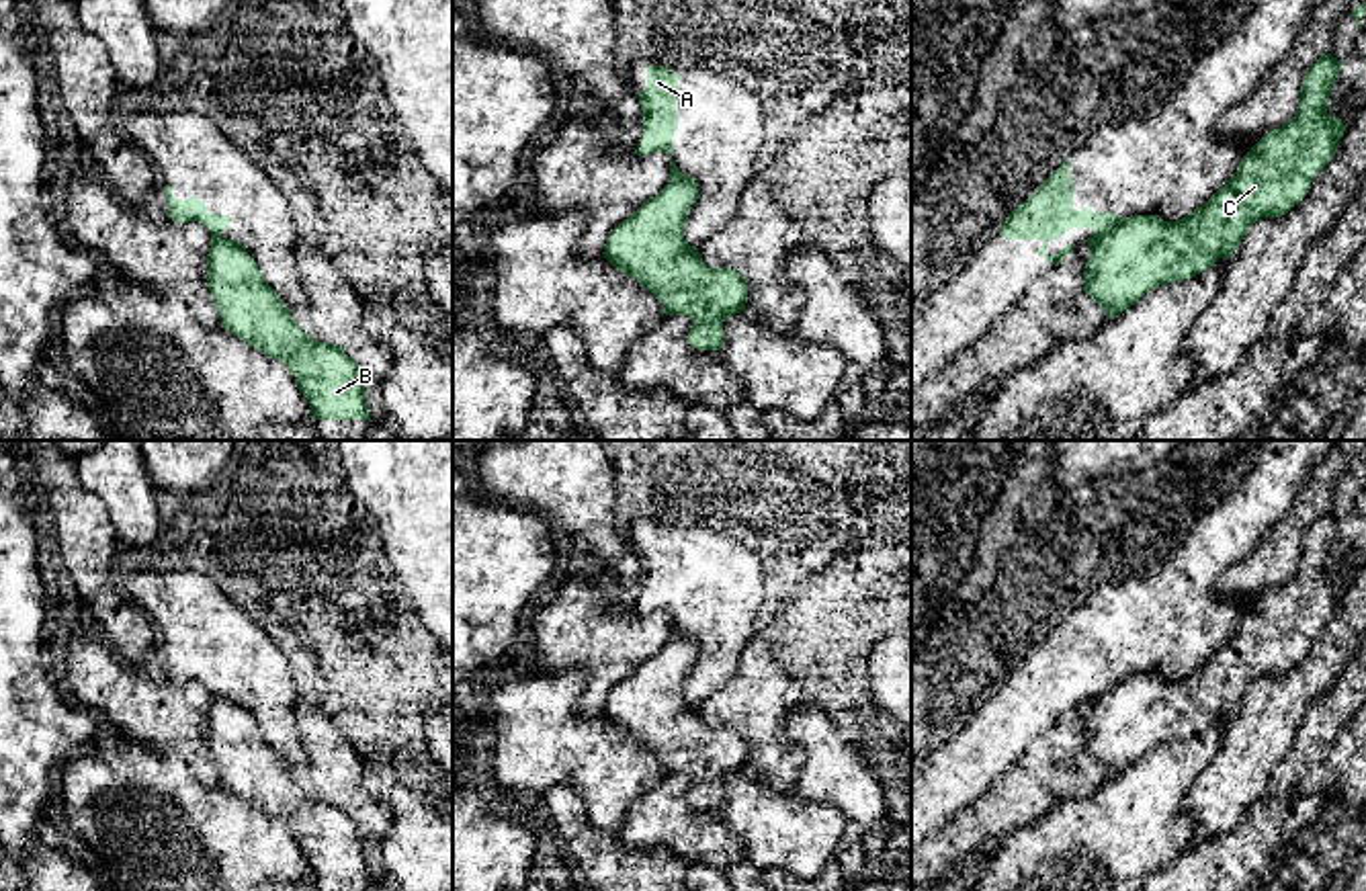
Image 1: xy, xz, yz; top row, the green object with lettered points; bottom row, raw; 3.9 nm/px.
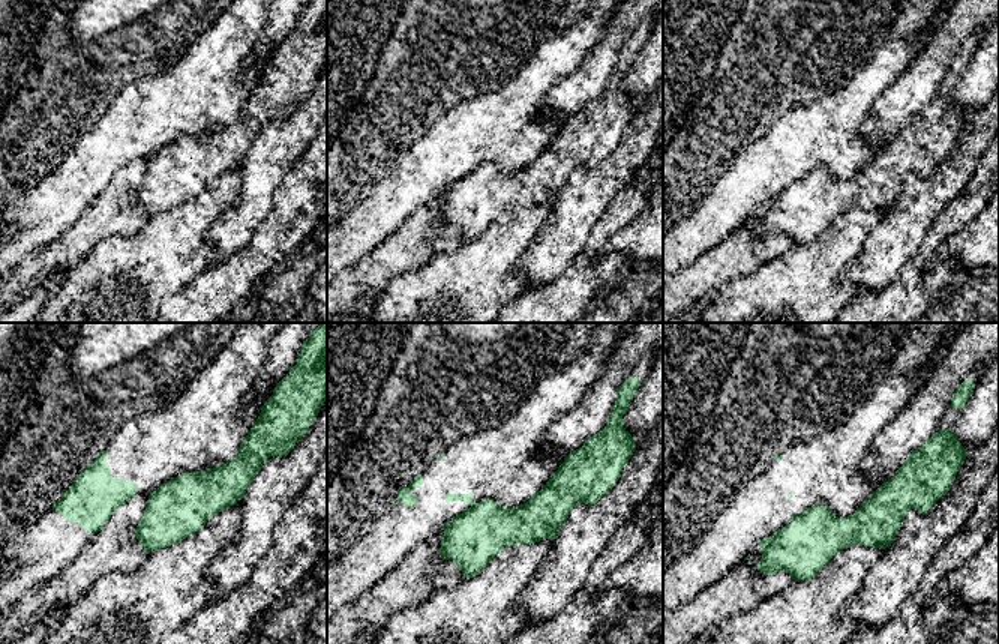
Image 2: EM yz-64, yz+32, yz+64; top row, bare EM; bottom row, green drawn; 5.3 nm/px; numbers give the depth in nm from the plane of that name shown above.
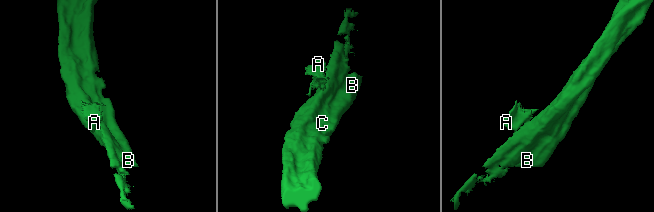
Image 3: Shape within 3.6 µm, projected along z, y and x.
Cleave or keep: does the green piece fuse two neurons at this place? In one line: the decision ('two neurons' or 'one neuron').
two neurons

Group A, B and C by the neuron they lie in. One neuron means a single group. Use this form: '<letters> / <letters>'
A / B C

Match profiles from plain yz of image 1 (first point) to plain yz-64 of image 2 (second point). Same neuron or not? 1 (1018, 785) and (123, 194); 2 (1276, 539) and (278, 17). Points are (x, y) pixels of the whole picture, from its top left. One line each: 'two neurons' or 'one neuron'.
1: one neuron
2: one neuron

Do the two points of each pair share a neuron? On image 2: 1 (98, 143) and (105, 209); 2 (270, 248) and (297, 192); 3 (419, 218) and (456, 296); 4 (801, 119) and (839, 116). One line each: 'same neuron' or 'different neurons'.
1: different neurons
2: same neuron
3: different neurons
4: same neuron

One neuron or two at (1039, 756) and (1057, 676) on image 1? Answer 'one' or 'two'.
two

